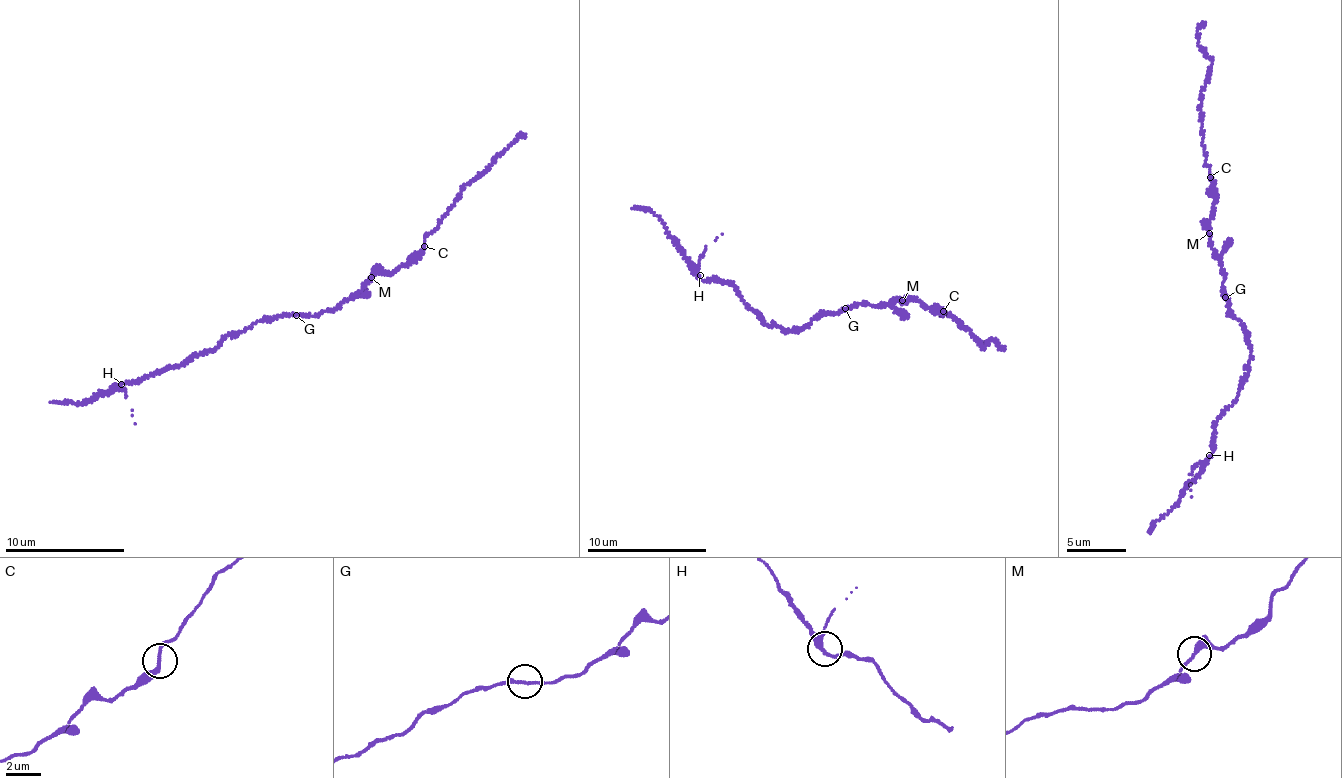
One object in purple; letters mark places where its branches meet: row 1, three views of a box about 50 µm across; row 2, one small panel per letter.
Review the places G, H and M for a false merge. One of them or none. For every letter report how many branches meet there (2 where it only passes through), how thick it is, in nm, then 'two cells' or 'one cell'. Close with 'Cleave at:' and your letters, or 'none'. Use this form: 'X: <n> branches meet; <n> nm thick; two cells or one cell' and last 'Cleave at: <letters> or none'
G: 2 branches meet; 170 nm thick; one cell
H: 3 branches meet; 200 nm thick; one cell
M: 2 branches meet; 300 nm thick; one cell
Cleave at: none

